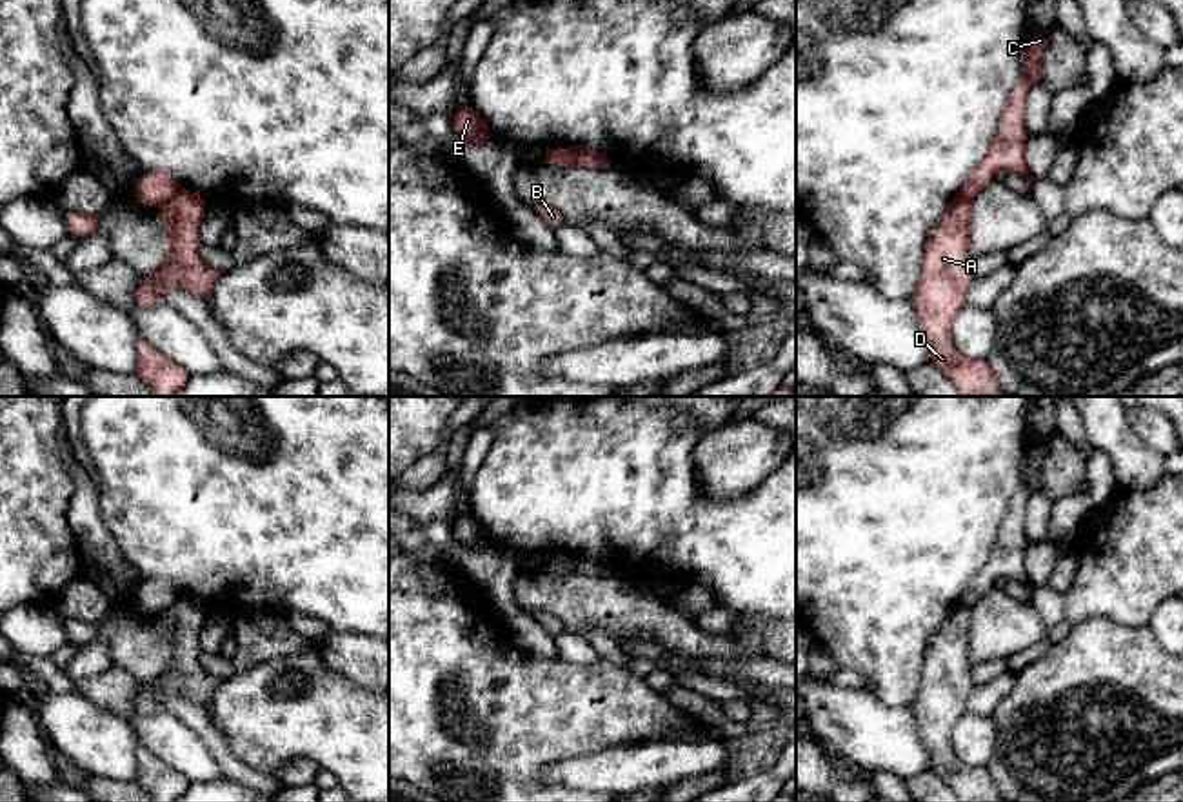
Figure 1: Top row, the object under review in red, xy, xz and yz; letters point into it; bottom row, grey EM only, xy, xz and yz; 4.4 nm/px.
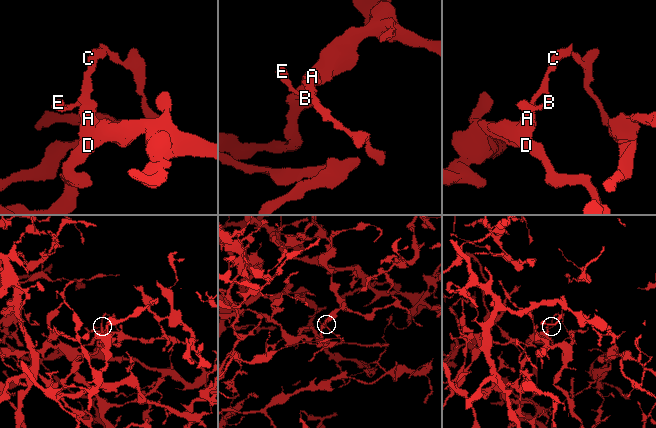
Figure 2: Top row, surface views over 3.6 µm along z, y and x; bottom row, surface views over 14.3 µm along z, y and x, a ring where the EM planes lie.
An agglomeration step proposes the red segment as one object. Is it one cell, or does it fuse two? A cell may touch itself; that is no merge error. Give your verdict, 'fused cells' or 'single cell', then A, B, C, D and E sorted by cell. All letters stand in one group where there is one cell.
fused cells; groups A D / B C E

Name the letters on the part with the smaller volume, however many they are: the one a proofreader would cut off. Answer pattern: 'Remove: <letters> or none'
Remove: B, C, E

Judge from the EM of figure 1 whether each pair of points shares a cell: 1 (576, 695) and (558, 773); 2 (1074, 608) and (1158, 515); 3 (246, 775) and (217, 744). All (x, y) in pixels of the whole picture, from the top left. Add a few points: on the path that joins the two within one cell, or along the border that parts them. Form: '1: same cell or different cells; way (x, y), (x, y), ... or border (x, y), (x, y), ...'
1: different cells; border (604, 750), (549, 762), (540, 777)
2: same cell; way (1098, 584), (1143, 539)
3: same cell; way (238, 770), (220, 751)

